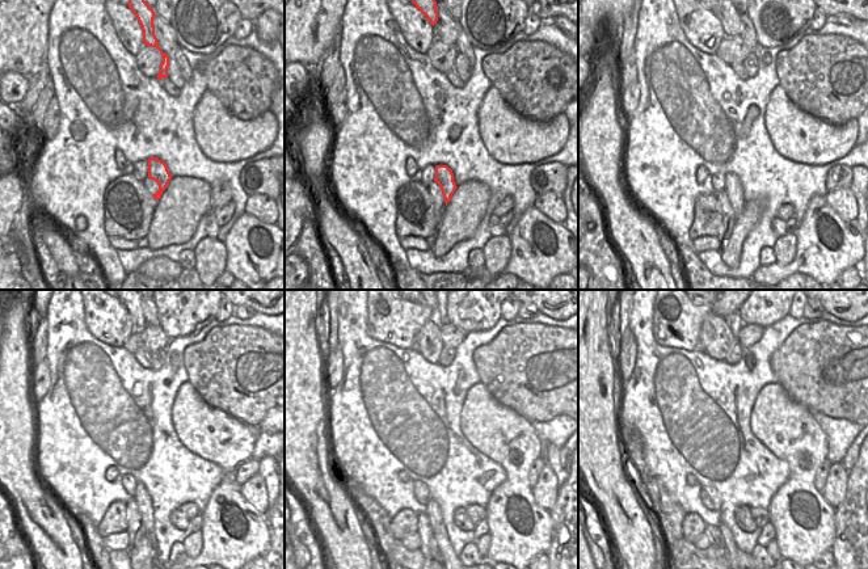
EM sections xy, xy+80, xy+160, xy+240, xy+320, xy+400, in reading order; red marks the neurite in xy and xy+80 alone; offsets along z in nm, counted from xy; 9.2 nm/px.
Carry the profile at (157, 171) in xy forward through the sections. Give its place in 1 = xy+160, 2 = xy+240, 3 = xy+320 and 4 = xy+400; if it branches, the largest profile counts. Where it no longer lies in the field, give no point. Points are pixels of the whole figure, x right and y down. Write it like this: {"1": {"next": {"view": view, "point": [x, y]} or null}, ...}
{"1": {"next": {"view": "xy+160", "point": [733, 189]}}, "2": {"next": {"view": "xy+240", "point": [143, 501]}}, "3": {"next": {"view": "xy+320", "point": [433, 511]}}, "4": {"next": {"view": "xy+400", "point": [733, 549]}}}

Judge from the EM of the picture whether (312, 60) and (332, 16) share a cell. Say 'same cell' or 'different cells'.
same cell

